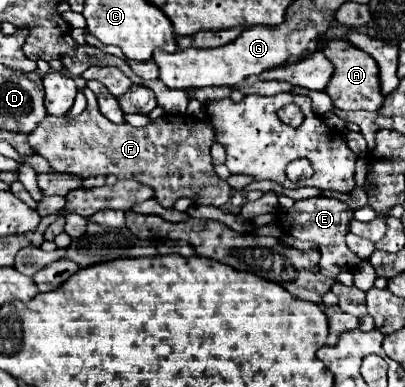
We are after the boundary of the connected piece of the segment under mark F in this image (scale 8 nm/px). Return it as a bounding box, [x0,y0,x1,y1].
[28,89,232,207]

